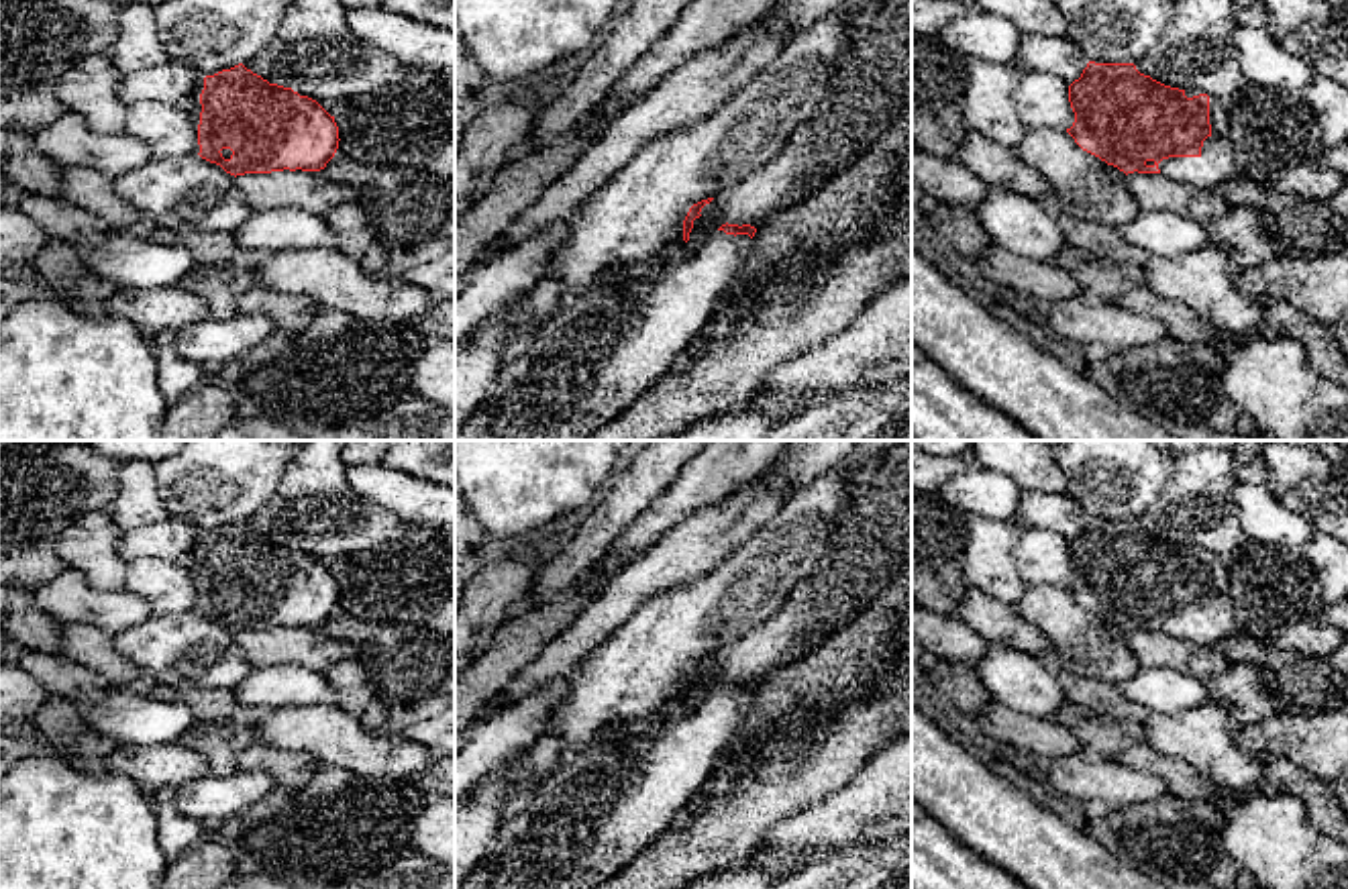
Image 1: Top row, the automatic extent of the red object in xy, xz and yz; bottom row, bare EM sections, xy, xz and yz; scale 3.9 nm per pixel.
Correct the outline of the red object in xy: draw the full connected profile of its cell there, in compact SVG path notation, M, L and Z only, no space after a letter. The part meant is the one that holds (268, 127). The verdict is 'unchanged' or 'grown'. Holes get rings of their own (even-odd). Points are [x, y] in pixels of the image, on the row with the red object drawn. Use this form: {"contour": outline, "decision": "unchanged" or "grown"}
{"contour": "M243 63L198 80L177 102L198 128L194 149L230 175L320 171L339 149L339 126L316 100L269 84Z", "decision": "grown"}

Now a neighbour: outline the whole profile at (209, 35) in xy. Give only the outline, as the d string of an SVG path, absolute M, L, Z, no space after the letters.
M167 0L153 6L169 59L214 75L253 59L271 41L292 0Z

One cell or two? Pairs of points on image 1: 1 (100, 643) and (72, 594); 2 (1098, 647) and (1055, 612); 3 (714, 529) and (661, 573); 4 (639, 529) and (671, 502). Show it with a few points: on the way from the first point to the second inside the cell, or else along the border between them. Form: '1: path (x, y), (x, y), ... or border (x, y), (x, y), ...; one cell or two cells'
1: border (64, 624), (98, 624), (115, 635); two cells
2: path (1087, 645), (1065, 622); one cell
3: path (702, 541), (674, 561); one cell
4: path (647, 527), (663, 510); one cell

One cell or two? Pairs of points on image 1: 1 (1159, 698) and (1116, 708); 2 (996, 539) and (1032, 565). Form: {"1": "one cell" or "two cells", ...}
{"1": "two cells", "2": "two cells"}

